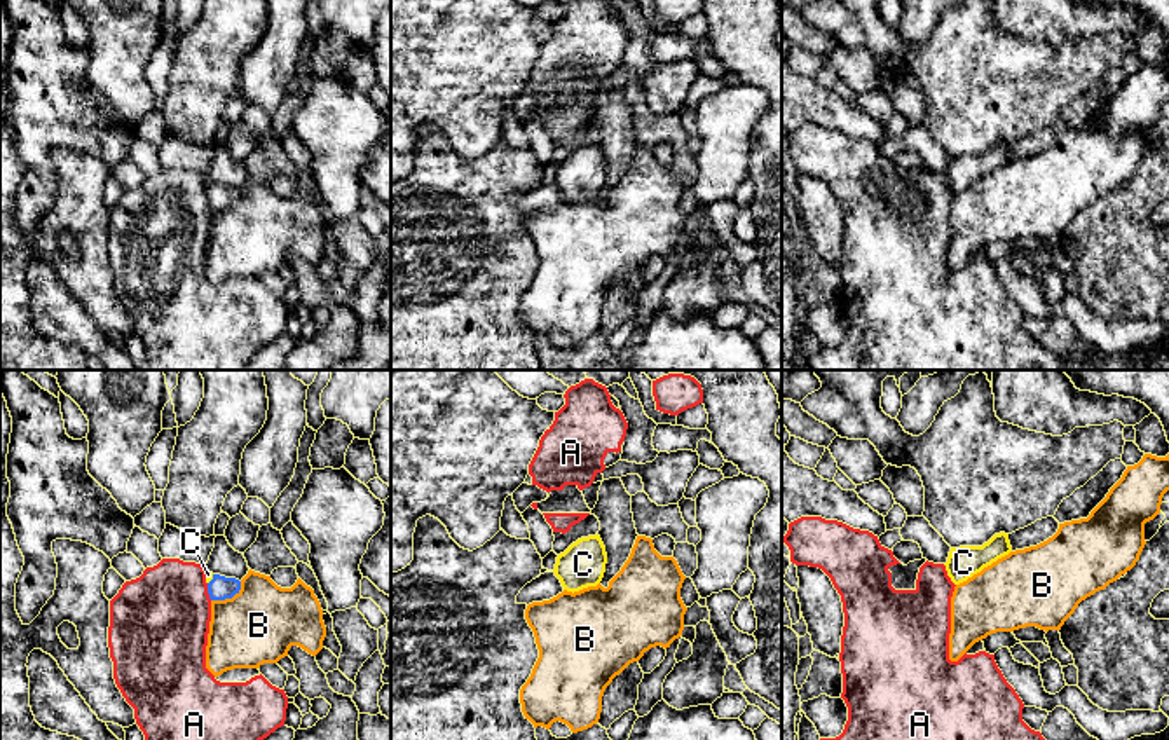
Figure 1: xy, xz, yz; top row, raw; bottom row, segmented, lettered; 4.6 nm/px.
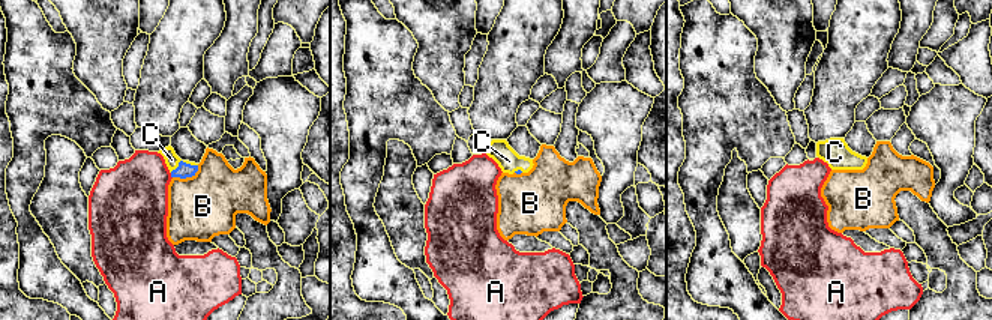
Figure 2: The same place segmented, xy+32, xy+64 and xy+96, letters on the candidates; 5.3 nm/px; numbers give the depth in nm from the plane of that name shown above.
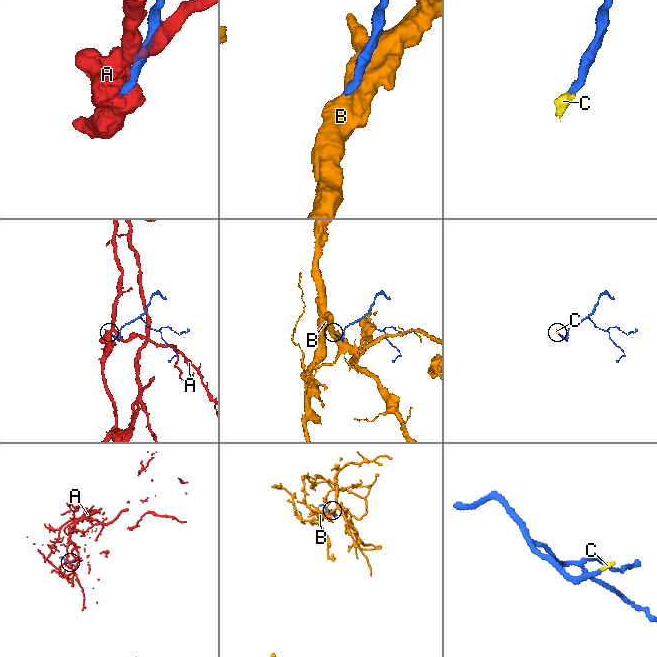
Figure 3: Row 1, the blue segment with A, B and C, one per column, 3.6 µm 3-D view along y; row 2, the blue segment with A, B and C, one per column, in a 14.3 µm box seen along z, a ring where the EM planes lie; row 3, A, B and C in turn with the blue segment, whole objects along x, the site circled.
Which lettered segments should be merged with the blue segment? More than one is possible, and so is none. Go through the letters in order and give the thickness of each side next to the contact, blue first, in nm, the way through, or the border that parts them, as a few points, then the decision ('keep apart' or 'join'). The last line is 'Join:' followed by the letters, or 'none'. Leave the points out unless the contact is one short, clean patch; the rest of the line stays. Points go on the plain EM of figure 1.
A: 110 nm thick on the blue side, 440 nm on the other; keep apart
B: 110 nm thick on the blue side, 360 nm on the other; keep apart
C: 110 nm thick on the blue side, 30 nm on the other; runs through xy (220, 196), (211, 189), (208, 184); join
Join: C

